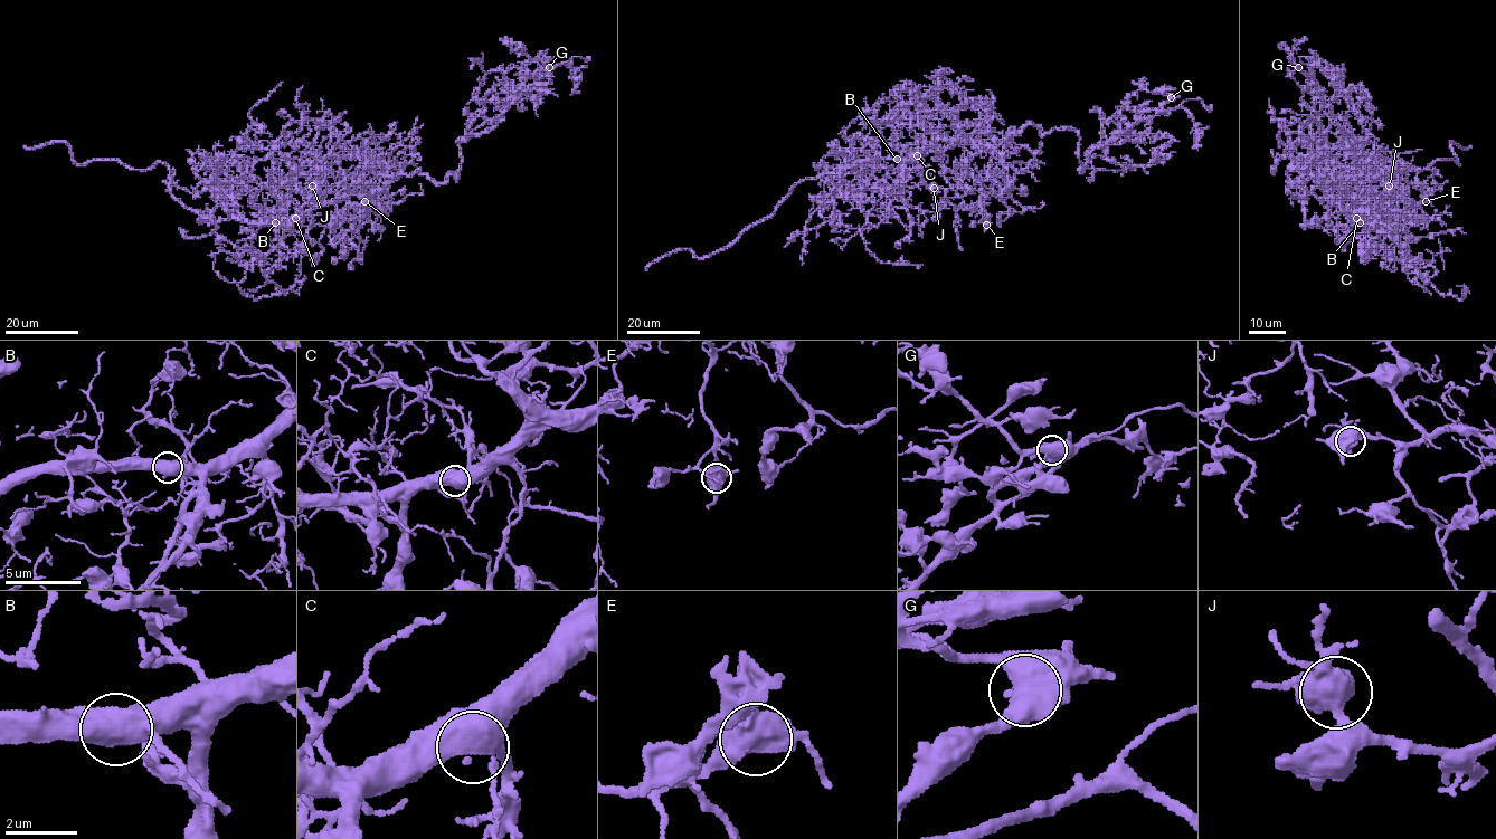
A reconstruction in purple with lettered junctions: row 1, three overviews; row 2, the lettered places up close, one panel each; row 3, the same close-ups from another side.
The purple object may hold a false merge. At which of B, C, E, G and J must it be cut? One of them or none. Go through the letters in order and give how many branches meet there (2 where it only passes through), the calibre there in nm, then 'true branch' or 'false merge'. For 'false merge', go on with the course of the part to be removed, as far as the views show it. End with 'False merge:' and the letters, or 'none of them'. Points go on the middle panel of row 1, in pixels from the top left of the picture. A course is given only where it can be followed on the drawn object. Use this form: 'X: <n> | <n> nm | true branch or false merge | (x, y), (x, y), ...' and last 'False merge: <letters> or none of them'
B: 3 | 650 nm | true branch
C: 3 | 550 nm | true branch
E: 3 | 650 nm | true branch
G: 3 | 550 nm | true branch
J: 3 | 550 nm | true branch
False merge: none of them

